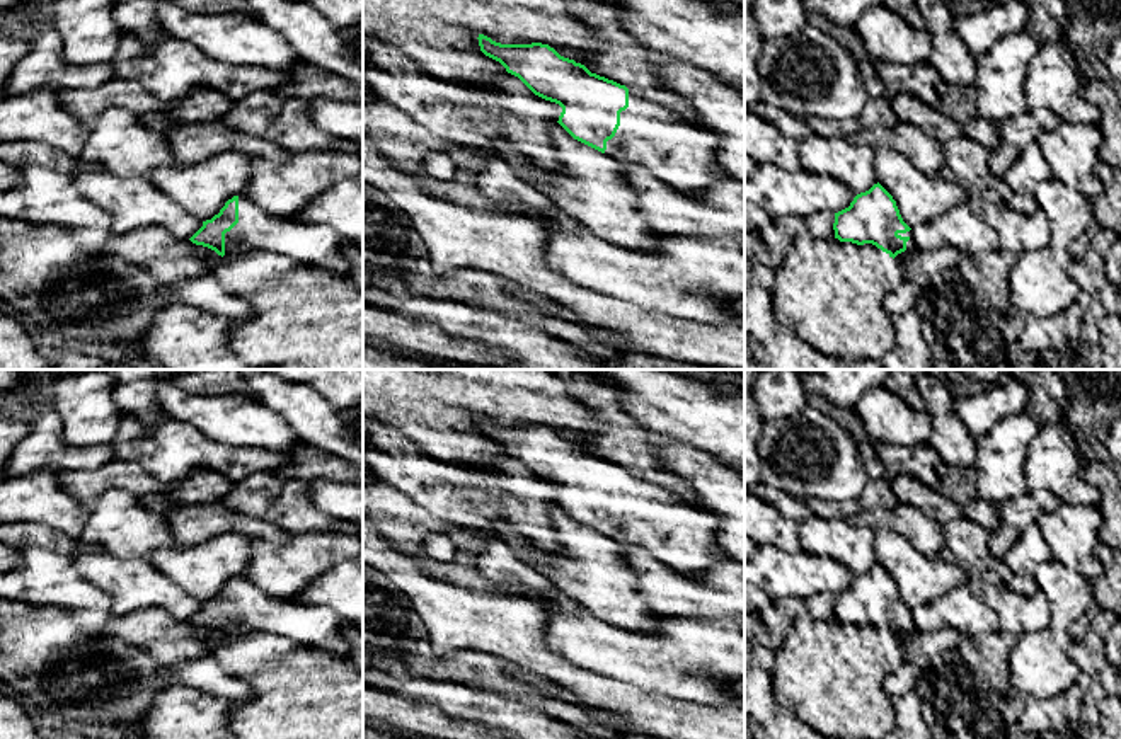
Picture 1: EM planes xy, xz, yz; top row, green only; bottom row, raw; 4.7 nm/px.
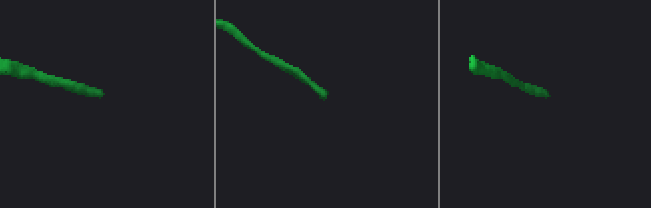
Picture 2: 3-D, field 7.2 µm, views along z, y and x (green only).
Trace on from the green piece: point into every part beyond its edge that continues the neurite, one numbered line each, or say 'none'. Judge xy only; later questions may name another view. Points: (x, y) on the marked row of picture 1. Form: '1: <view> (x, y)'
1: xy (316, 246)

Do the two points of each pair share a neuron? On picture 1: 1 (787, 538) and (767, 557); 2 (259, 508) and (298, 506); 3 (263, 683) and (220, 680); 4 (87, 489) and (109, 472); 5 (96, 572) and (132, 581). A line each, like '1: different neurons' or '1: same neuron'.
1: different neurons
2: same neuron
3: different neurons
4: same neuron
5: same neuron

